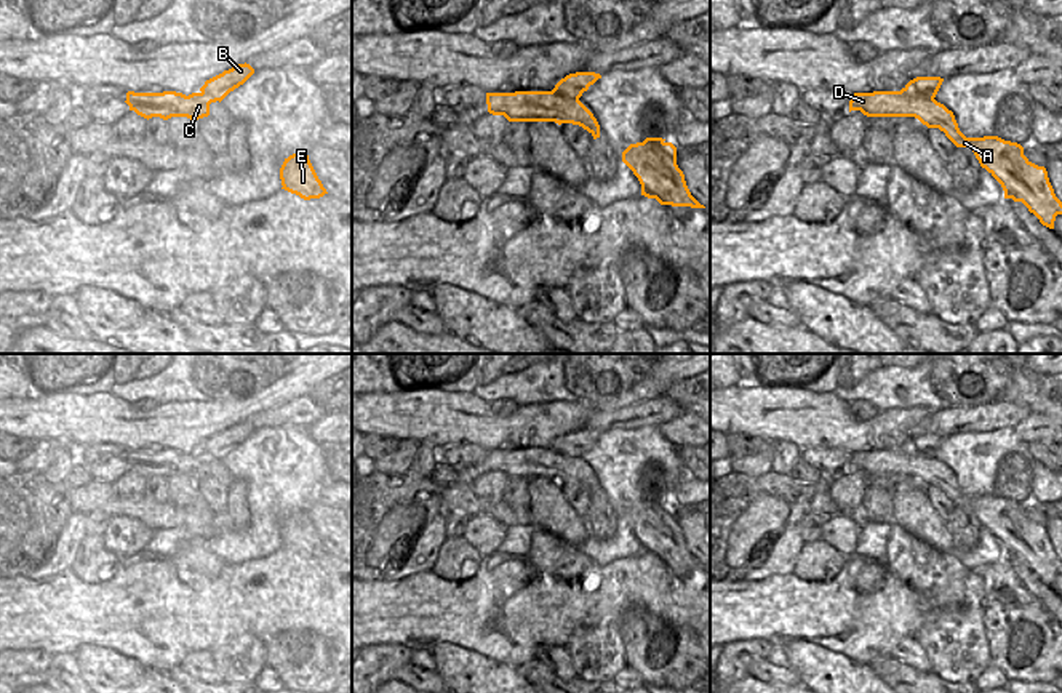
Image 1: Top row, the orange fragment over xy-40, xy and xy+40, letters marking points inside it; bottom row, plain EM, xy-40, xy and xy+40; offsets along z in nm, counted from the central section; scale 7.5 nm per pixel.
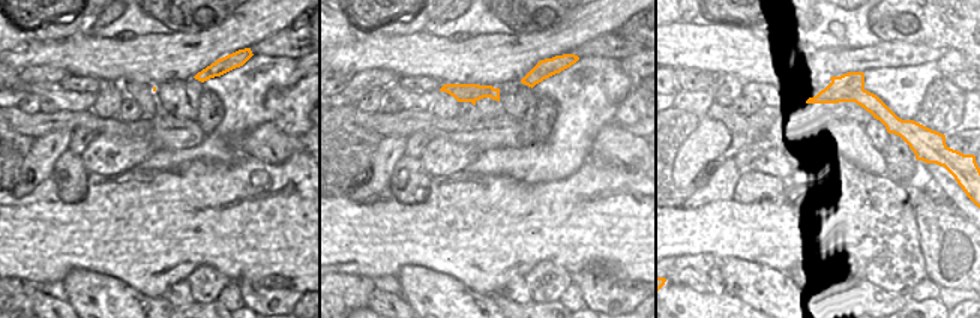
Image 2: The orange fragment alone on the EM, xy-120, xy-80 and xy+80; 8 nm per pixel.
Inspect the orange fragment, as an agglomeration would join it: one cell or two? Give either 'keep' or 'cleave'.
cleave

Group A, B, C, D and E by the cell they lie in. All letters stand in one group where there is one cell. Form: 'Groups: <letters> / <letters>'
Groups: A C D E / B.

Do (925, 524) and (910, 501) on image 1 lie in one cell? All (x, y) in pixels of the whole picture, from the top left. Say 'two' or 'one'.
one

